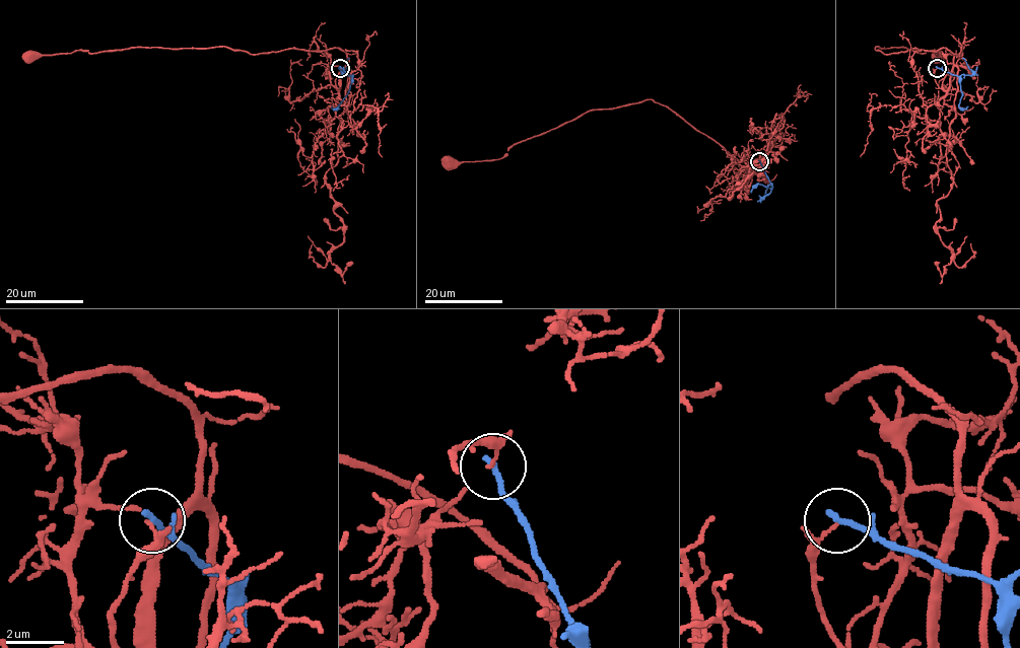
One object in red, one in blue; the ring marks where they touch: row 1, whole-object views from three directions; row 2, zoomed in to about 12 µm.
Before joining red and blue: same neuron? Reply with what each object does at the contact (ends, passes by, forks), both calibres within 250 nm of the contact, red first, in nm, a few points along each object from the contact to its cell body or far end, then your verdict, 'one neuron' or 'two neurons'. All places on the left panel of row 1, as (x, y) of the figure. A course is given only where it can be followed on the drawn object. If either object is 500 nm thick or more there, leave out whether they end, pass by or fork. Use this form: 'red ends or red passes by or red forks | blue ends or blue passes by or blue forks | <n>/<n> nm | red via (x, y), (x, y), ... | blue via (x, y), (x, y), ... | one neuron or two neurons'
red ends | blue ends | 100/240 nm | red via (341, 68), (335, 82), (338, 89), (346, 55), (337, 48), (252, 54), (225, 47), (137, 48), (29, 55) | blue via (341, 68), (350, 77), (350, 86), (339, 105), (332, 105) | two neurons

